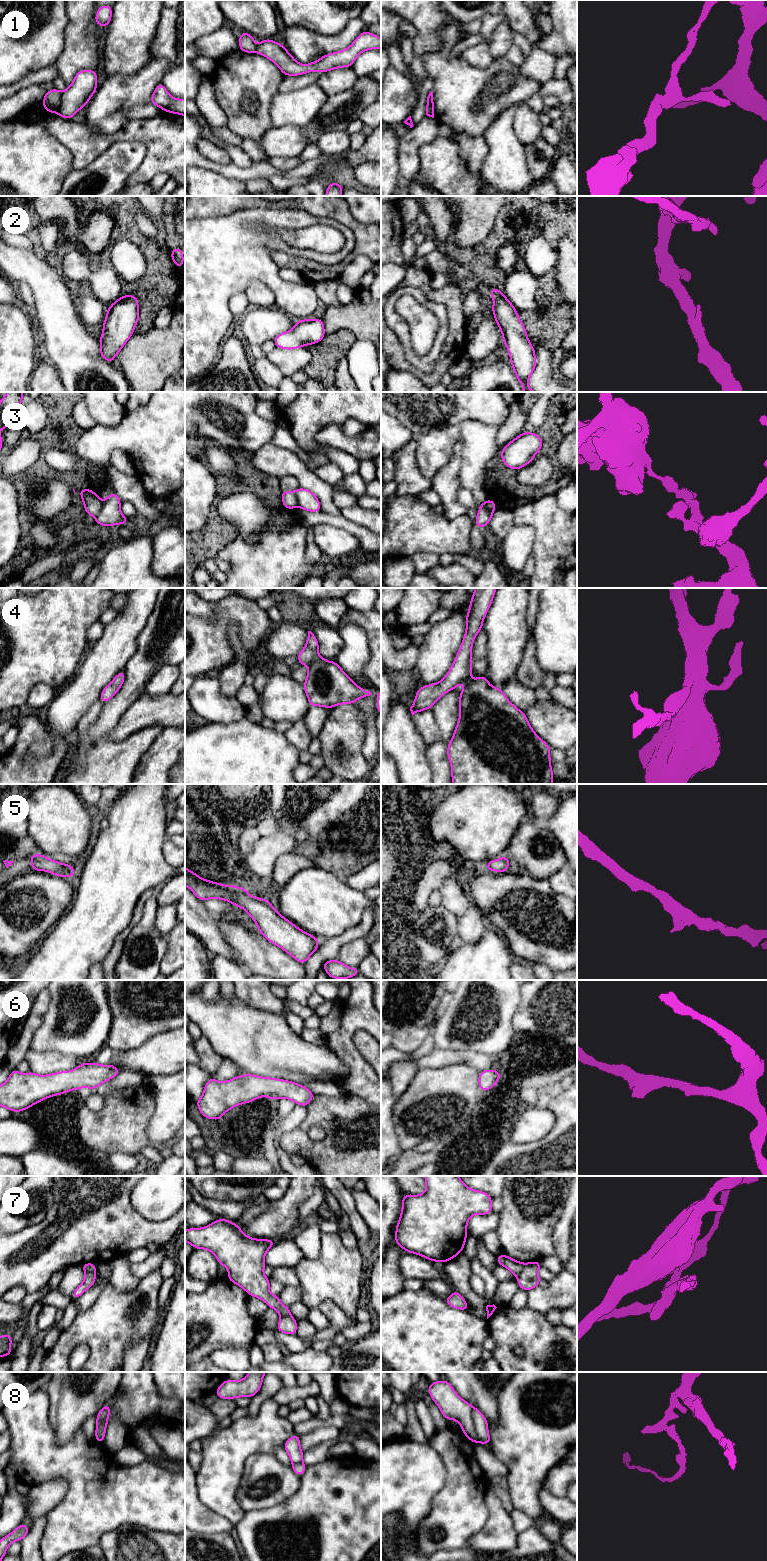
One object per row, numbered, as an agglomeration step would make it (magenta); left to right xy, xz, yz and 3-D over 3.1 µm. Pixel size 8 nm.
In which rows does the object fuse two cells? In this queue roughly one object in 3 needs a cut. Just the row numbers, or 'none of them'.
1, 3, 8

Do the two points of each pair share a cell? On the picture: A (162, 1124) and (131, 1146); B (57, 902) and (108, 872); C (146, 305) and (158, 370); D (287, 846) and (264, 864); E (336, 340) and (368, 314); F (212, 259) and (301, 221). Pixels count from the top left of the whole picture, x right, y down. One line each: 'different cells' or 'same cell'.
A: different cells
B: different cells
C: different cells
D: same cell
E: different cells
F: same cell

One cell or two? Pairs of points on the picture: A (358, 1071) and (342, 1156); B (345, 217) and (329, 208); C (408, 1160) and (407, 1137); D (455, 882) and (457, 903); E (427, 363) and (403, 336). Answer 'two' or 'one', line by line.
A: two
B: one
C: two
D: one
E: one

